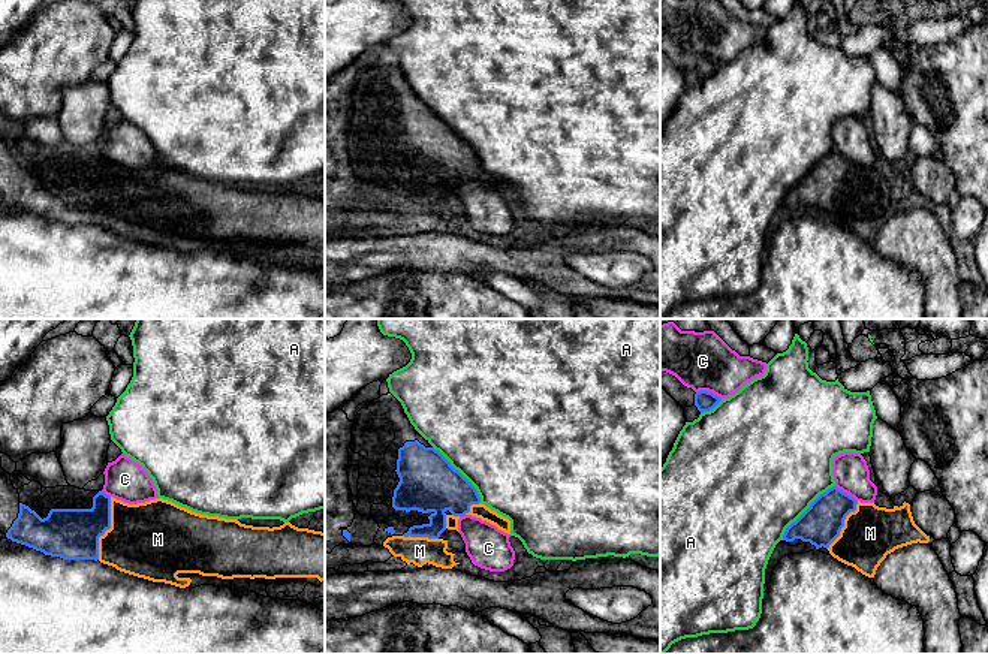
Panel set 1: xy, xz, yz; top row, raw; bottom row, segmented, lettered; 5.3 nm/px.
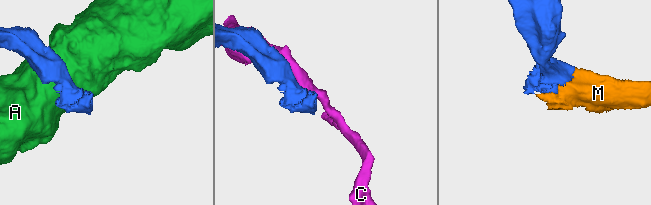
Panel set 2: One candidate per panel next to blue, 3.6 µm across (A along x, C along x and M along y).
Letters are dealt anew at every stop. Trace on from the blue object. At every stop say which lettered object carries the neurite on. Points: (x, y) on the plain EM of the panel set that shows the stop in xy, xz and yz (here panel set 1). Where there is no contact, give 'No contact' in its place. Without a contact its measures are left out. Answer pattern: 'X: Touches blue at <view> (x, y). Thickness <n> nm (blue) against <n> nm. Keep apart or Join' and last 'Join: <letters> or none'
A: Touches blue at yz (806, 175). Thickness 220 nm (blue) against 500 nm. Keep apart
C: Touches blue at yz (710, 57). Thickness 110 nm (blue) against 300 nm. Keep apart
M: Touches blue at xy (108, 193). Thickness 280 nm (blue) against 420 nm. Join
Join: M

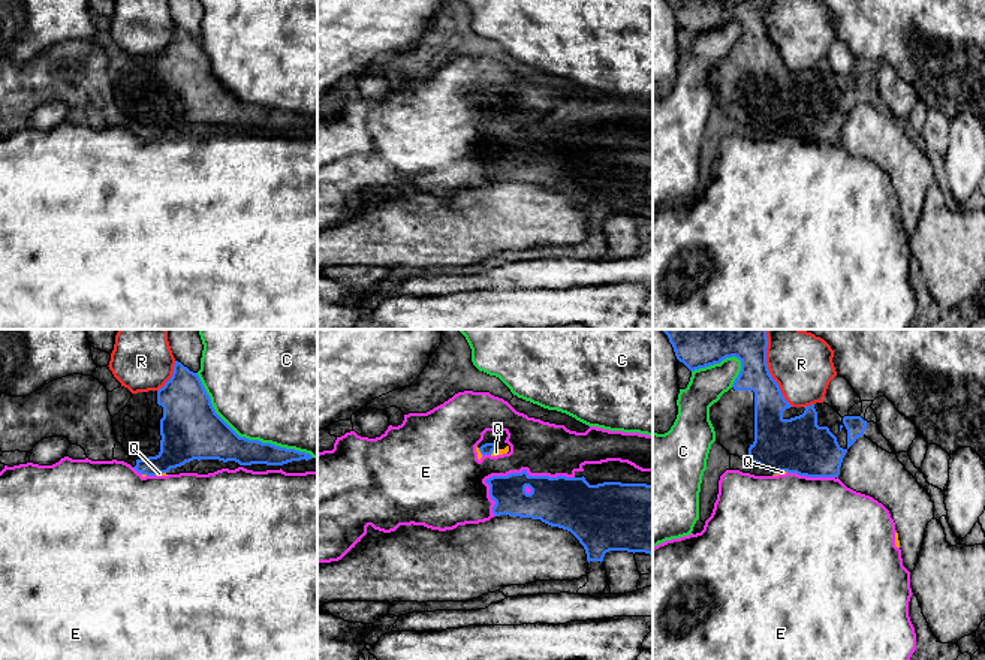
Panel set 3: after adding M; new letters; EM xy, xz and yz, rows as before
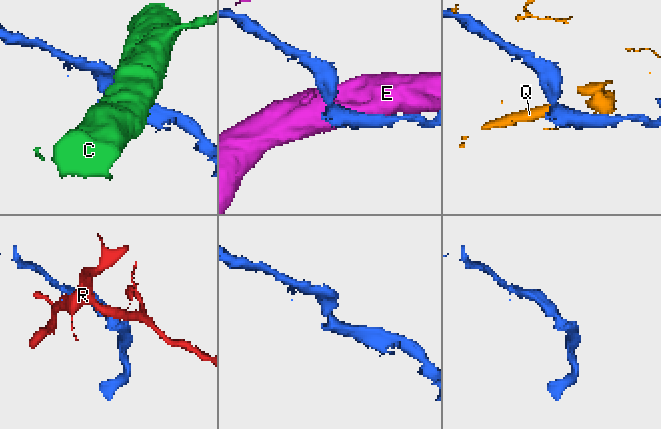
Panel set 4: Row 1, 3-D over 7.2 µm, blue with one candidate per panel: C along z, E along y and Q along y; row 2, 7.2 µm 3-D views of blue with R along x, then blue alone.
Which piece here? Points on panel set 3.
C: Touches blue at xy (244, 102). Thickness 280 nm (blue) against 480 nm. Keep apart
E: Touches blue at xz (527, 139). Thickness 280 nm (blue) against 280 nm. Keep apart
Q: Touches blue at yz (780, 136). Thickness 300 nm (blue) against 20 nm. Keep apart
R: Touches blue at yz (768, 36). Thickness 160 nm (blue) against 320 nm. Keep apart
Join: none

